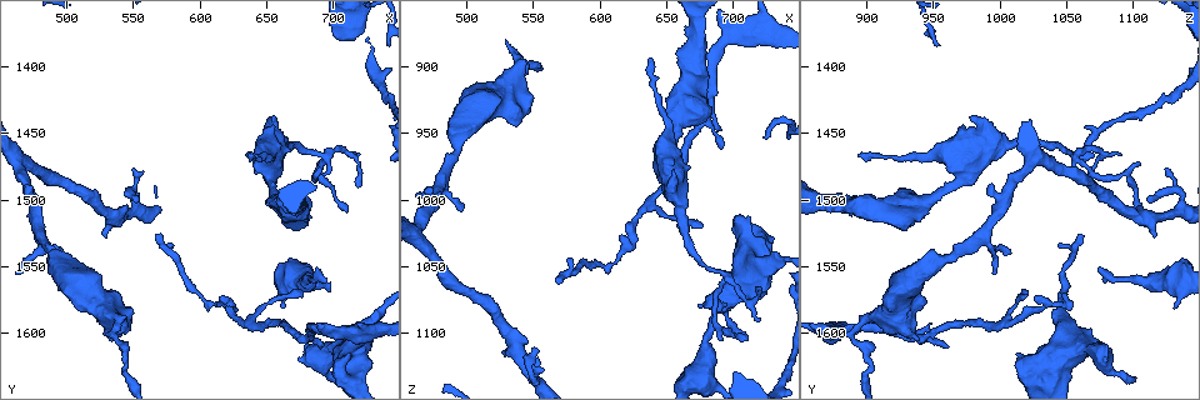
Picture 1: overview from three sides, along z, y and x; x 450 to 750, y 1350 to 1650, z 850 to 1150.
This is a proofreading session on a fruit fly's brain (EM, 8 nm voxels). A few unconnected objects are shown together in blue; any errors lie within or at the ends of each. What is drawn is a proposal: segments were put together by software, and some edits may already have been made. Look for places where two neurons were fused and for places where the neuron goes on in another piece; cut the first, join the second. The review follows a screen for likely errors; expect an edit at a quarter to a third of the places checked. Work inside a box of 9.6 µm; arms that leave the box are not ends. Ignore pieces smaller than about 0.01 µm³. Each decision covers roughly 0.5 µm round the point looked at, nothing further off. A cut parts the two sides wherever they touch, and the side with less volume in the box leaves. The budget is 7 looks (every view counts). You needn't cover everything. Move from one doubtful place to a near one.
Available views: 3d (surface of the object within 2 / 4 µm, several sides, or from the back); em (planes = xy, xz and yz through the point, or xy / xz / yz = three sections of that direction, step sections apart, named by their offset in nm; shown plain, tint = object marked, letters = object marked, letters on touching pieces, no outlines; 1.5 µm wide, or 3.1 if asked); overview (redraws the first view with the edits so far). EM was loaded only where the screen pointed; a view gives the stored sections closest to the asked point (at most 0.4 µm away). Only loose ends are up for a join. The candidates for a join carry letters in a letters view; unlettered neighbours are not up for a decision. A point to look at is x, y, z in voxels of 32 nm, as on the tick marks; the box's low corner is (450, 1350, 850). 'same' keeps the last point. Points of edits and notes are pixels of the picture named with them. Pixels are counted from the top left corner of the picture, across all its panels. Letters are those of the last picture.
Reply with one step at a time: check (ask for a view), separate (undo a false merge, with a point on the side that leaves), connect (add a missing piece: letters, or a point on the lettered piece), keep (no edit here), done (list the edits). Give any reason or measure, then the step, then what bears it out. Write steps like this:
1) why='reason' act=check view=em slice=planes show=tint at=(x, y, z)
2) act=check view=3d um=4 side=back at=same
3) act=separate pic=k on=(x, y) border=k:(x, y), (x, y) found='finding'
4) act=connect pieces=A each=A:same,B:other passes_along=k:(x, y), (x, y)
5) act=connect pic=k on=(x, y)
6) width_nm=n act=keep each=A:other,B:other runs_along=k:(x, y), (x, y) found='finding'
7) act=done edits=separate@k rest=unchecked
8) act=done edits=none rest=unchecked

why='abrupt turn' act=check view=em slice=planes show=letters at=(536, 1600, 890)

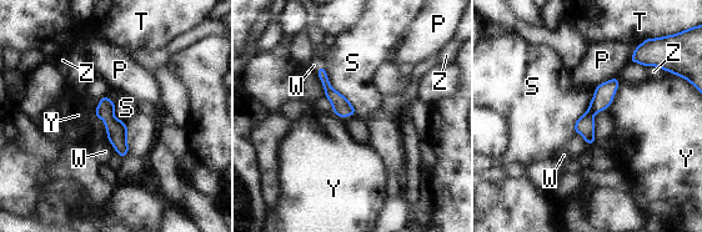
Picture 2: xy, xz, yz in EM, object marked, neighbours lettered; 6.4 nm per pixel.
width_nm=120 act=keep each=P:other,S:other,T:other,W:other,Y:other,Z:other runs_along=2:(615, 81), (588, 115), (588, 140) found='continuous, no second neuron'

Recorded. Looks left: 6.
why='free end' act=check view=3d um=4 at=(568, 1524, 1062)

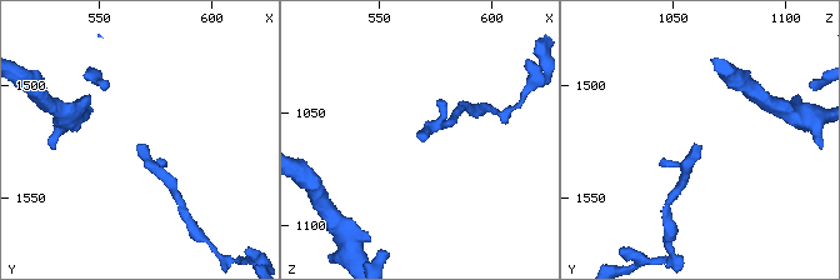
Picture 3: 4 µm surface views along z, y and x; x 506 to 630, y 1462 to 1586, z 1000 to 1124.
why='now the EM' act=check view=em slice=planes show=plain at=(567, 1527, 1060)

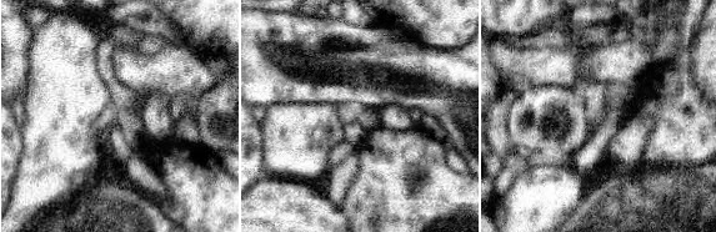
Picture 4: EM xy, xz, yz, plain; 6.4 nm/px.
act=check view=em slice=planes show=letters at=same

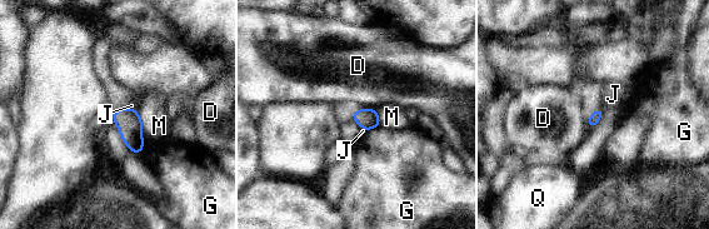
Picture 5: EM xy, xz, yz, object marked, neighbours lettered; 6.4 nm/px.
act=keep each=D:other,G:other,J:other,M:other,Q:other border=5:(365, 106), (375, 110) found='no lettered piece goes on from it'

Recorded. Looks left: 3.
why='tapers out' act=check view=em slice=planes show=plain at=(498, 1540, 1008)

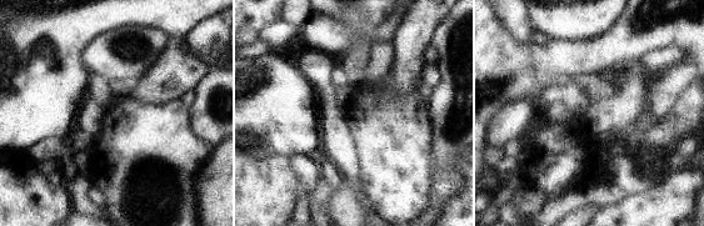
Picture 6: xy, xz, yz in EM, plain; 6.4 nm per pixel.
act=check view=em slice=planes show=letters at=same

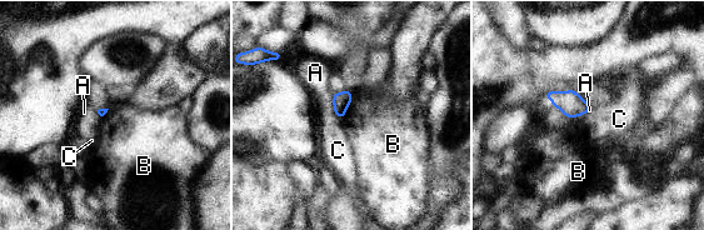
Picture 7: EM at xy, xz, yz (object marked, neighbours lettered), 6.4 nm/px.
act=keep each=A:other,B:other,C:other border=7:(353, 93), (350, 104), (341, 119) found='no lettered piece goes on from it'

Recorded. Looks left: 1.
act=done edits=none rest=unchecked

